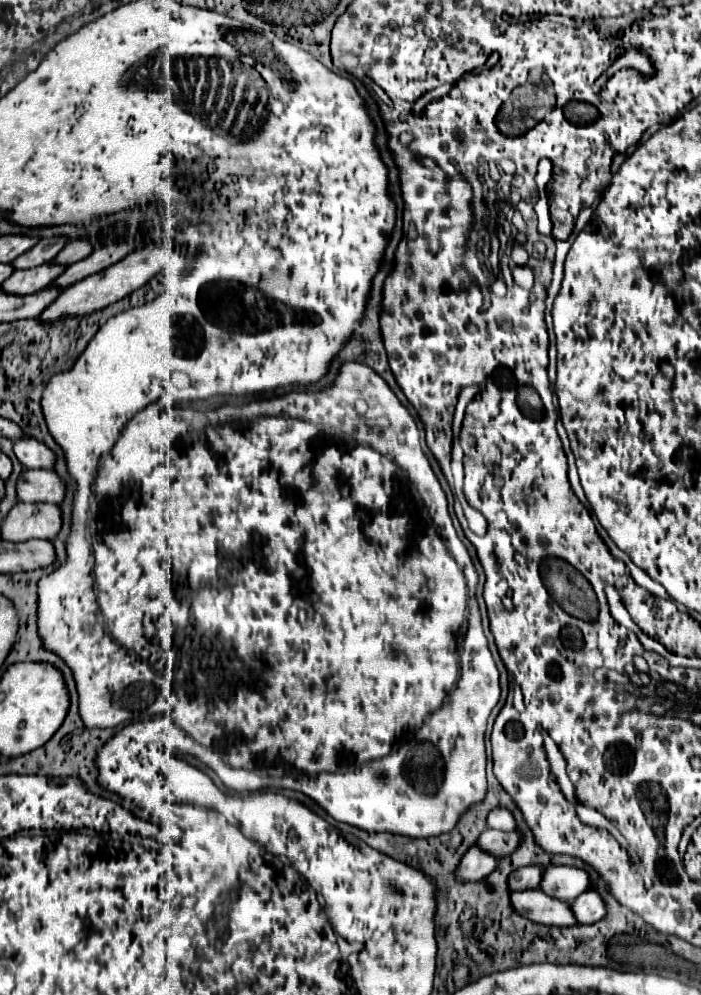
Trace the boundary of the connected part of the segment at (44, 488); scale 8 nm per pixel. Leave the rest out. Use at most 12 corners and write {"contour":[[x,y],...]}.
{"contour":[[27,469],[19,501],[63,503],[65,483],[51,469]]}

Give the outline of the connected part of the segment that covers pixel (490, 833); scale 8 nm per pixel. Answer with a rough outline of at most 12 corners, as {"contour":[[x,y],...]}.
{"contour":[[487,829],[477,845],[495,857],[505,857],[521,845],[517,831]]}

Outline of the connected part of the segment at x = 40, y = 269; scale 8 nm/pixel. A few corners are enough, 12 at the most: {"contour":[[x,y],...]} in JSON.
{"contour":[[65,265],[17,269],[1,289],[27,295],[51,285]]}

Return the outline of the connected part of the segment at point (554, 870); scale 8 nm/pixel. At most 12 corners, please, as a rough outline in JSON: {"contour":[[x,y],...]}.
{"contour":[[547,867],[541,889],[573,903],[591,887],[577,867]]}

